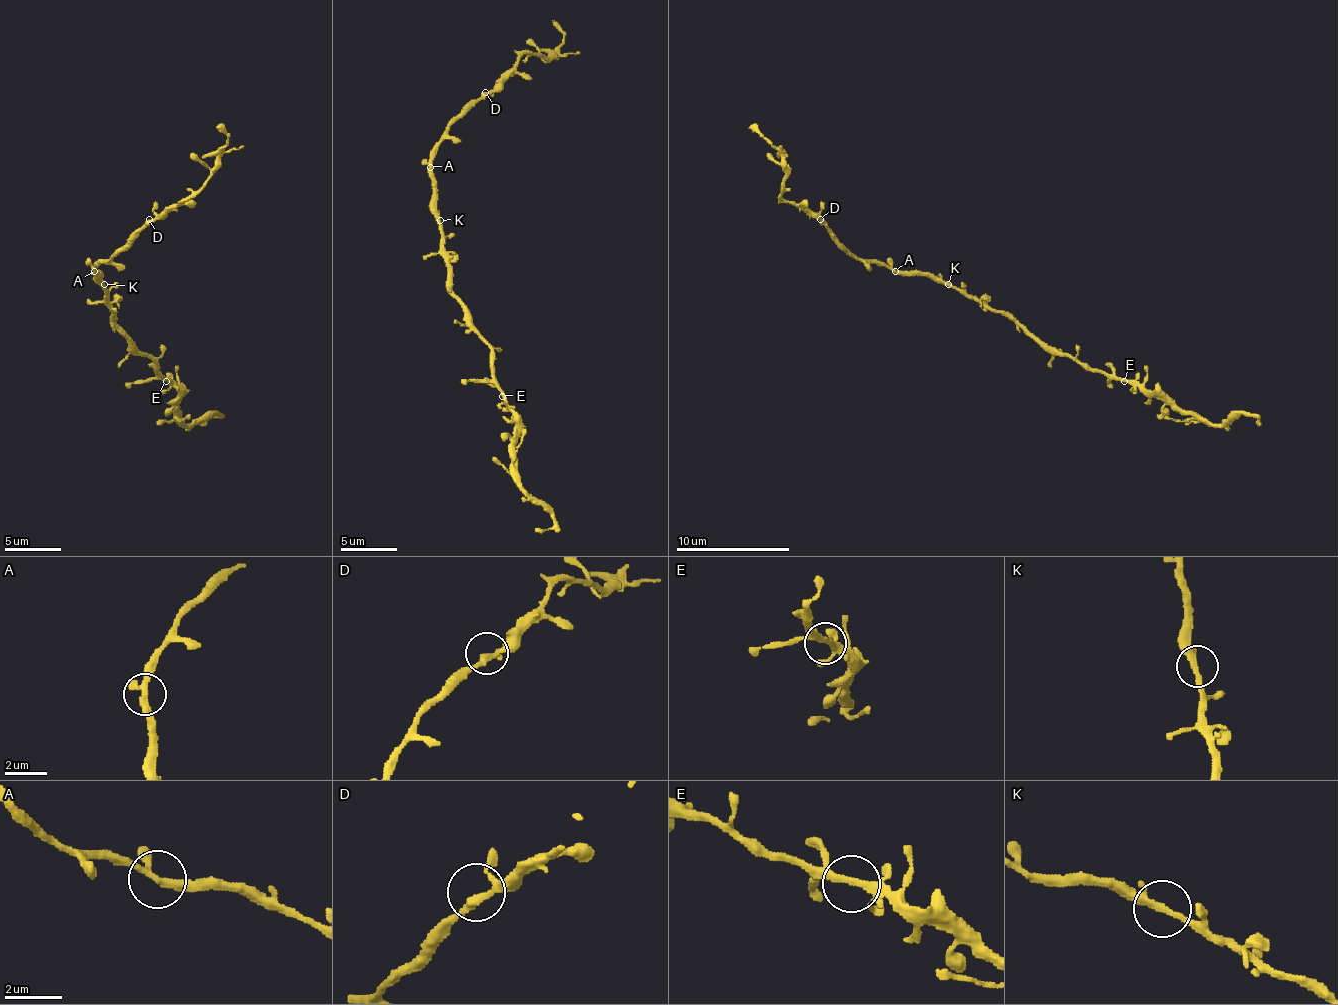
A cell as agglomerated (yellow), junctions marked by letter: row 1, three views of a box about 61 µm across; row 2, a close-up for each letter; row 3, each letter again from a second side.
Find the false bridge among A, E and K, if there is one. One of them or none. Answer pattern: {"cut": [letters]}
{"cut": []}

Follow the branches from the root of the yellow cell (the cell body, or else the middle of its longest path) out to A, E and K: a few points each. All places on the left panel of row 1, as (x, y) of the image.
A: (109, 301), (95, 270)
E: (109, 301), (112, 318), (132, 344), (155, 364), (155, 369), (166, 381)
K: (109, 301), (104, 284)

